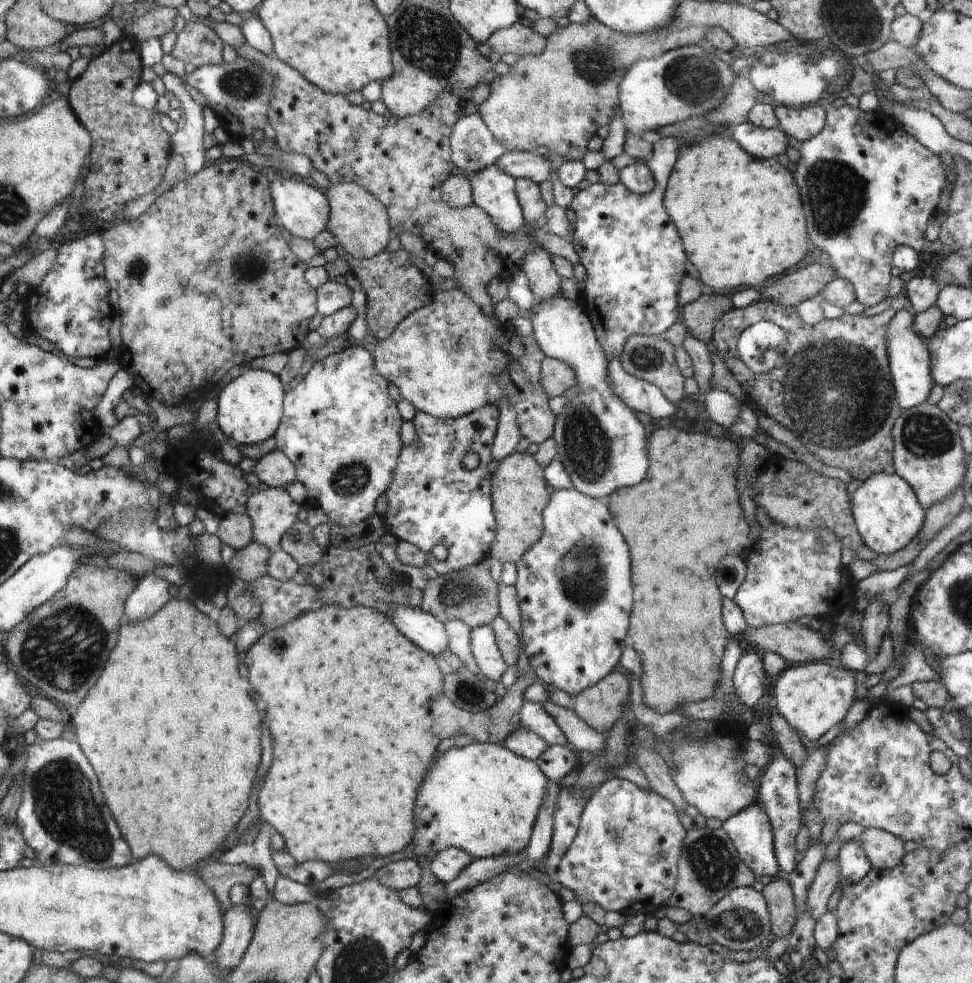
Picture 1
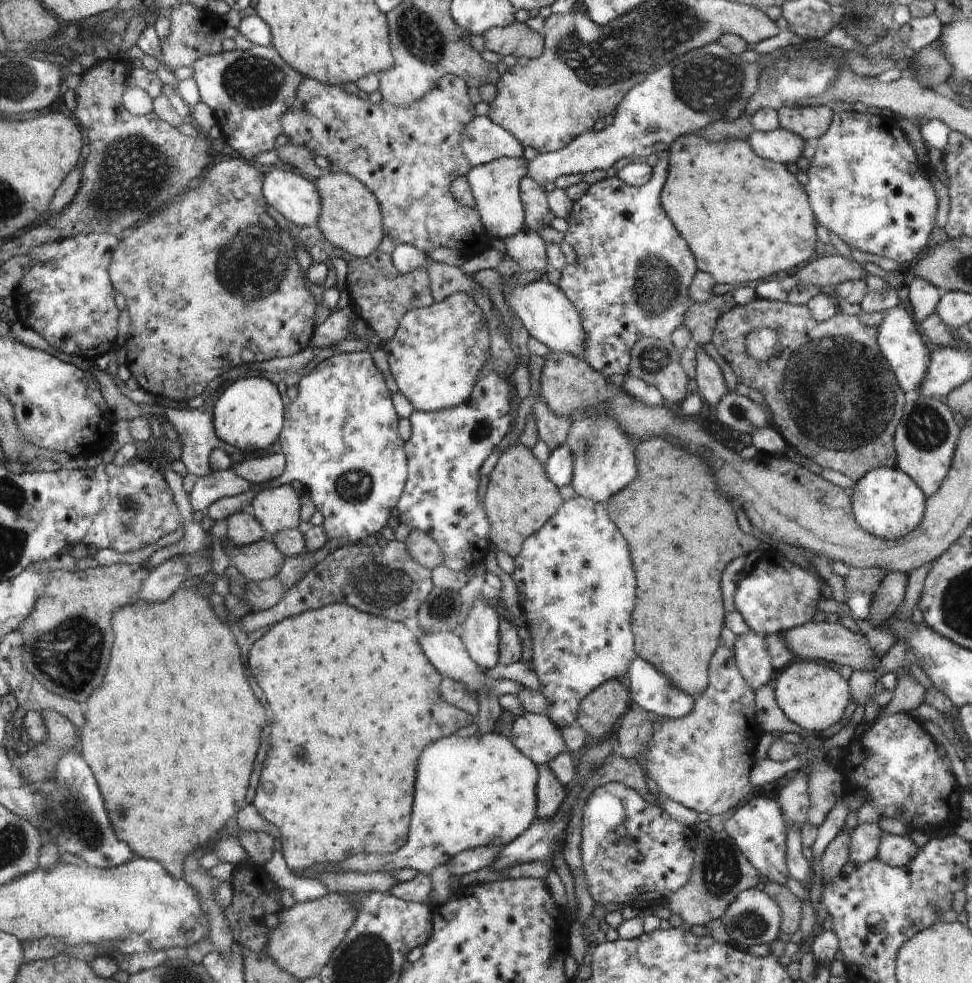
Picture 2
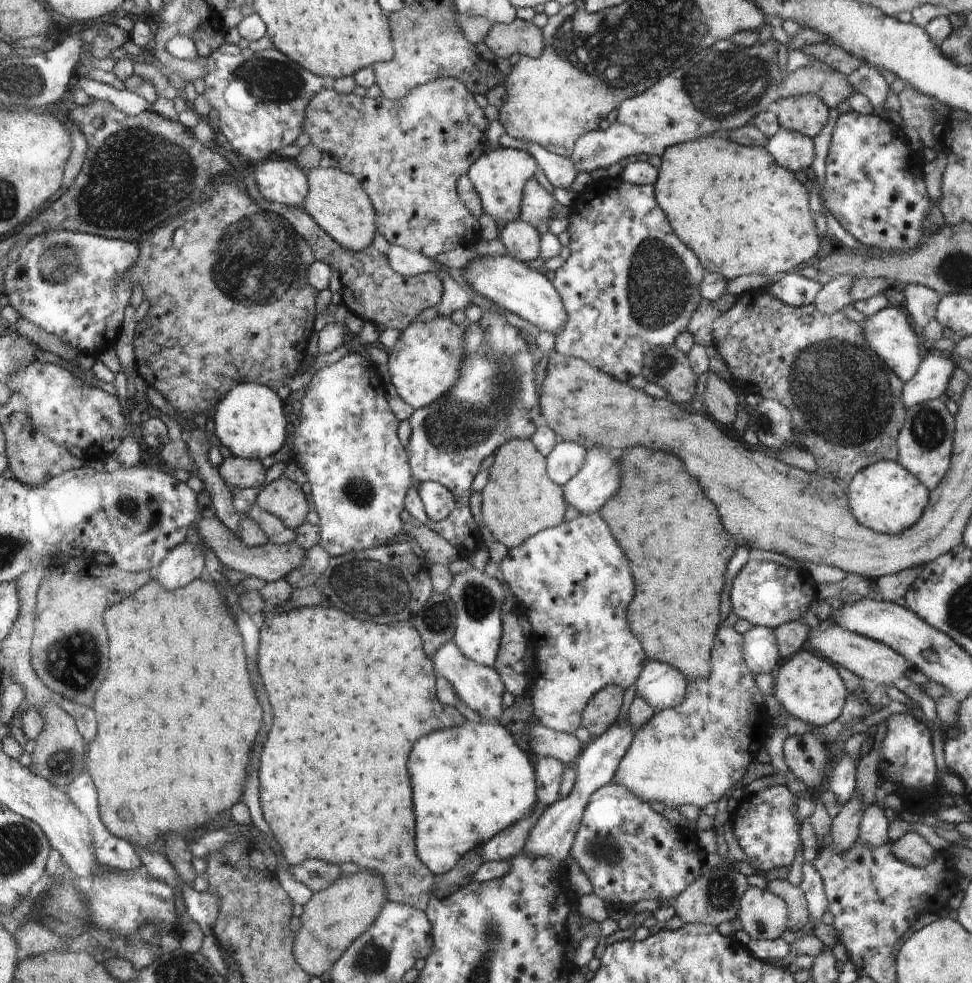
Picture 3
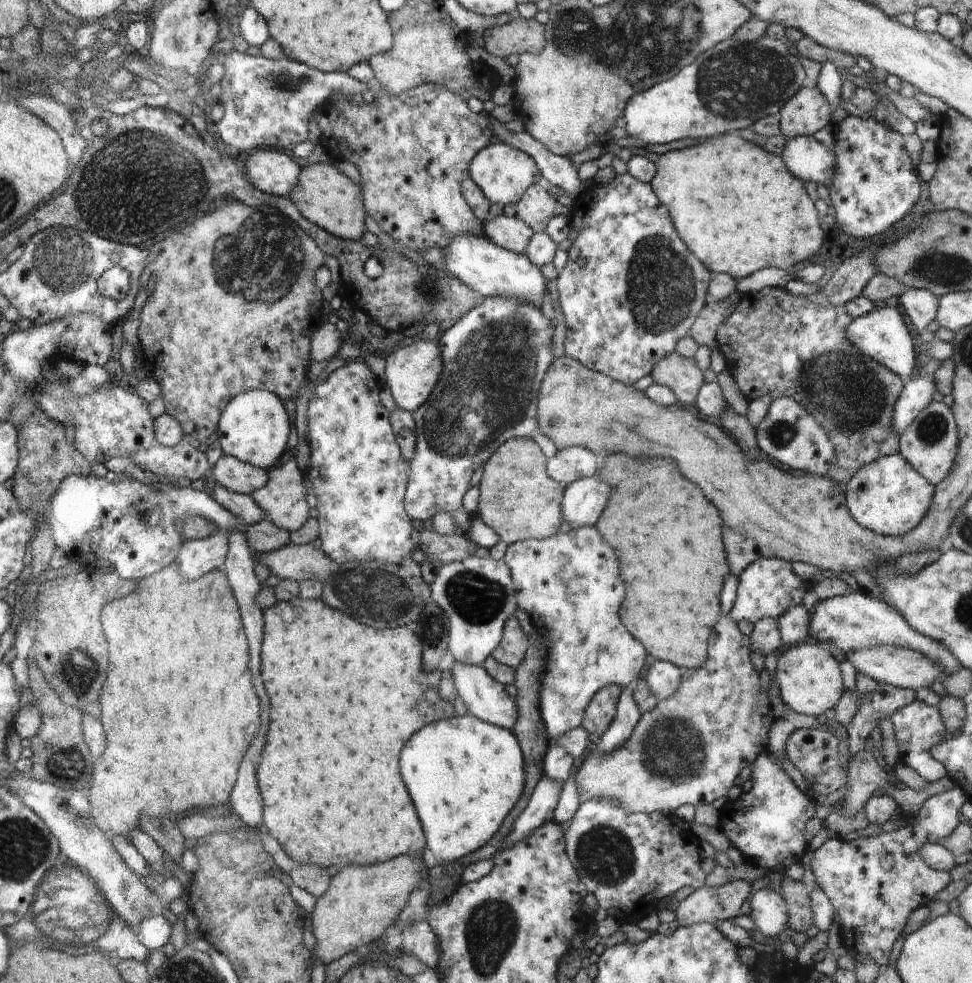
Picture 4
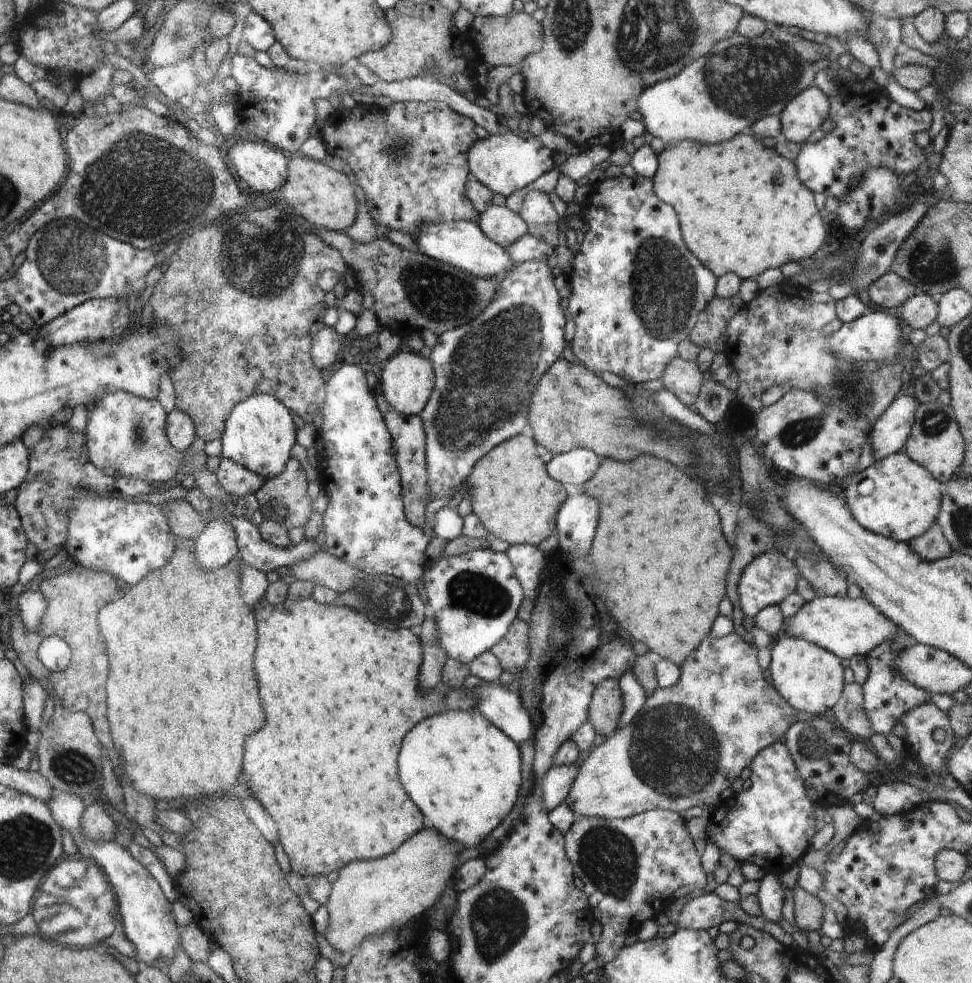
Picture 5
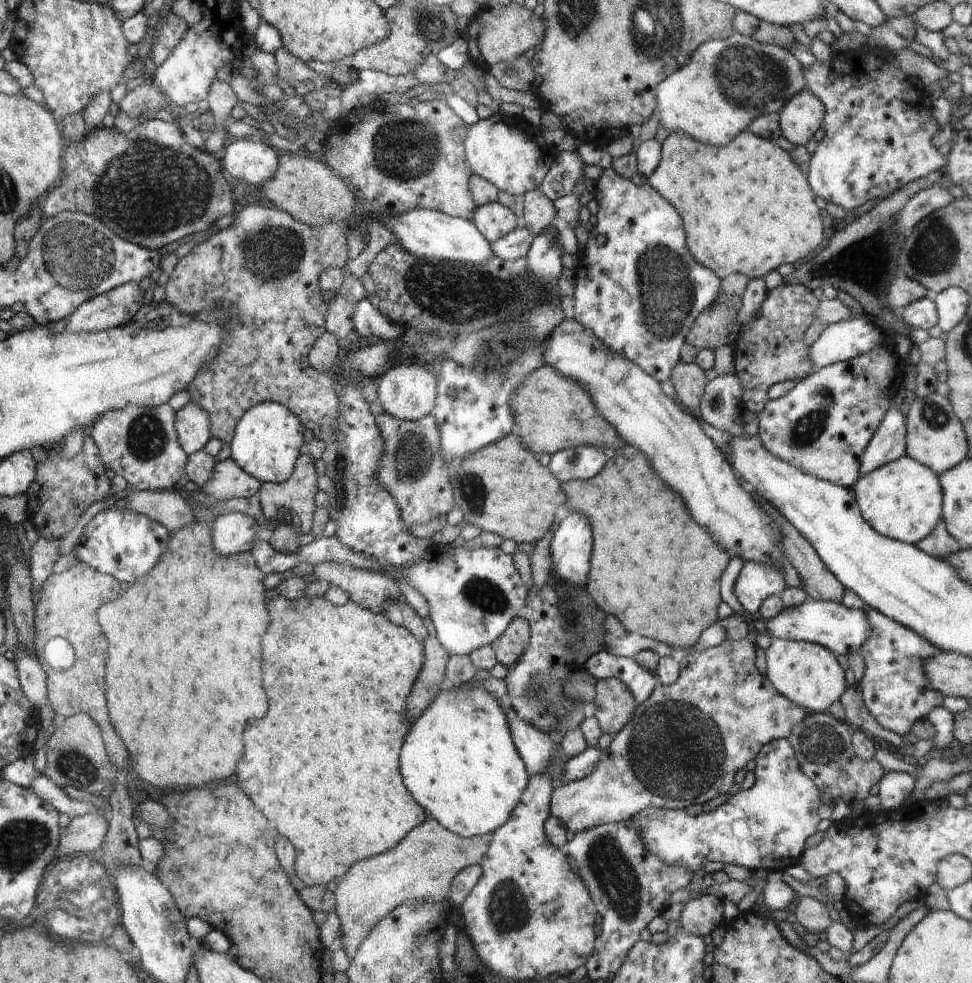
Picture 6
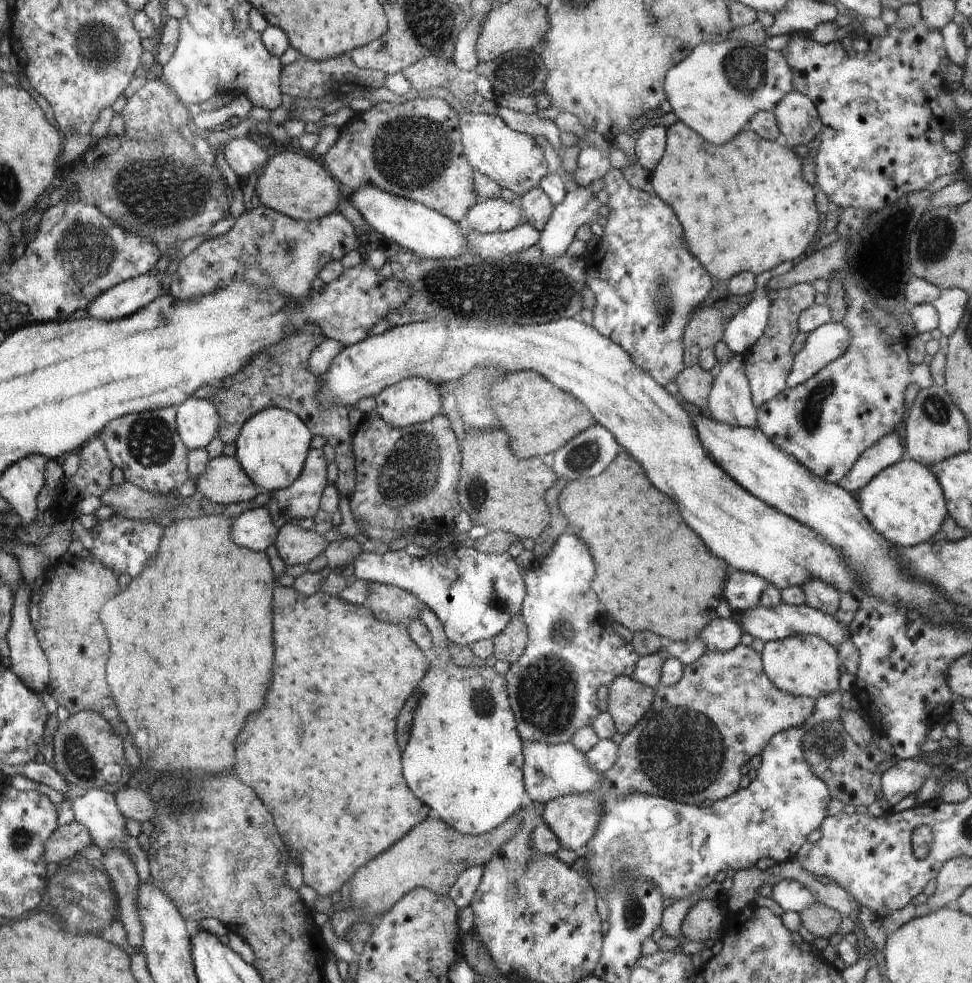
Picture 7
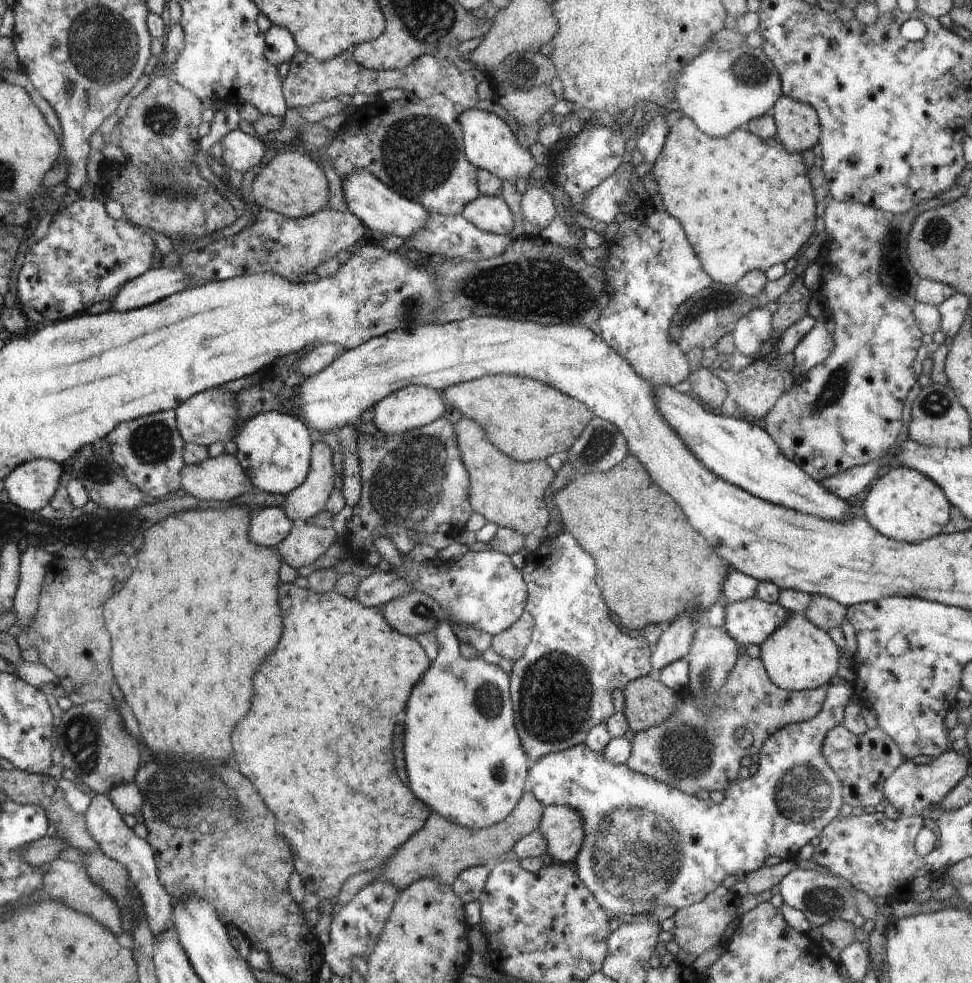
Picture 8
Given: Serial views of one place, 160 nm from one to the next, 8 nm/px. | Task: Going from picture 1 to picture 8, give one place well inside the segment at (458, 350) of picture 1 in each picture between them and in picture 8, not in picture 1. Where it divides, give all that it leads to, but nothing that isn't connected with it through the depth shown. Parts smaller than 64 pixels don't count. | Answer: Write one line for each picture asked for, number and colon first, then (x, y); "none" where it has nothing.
2: (437, 356)
3: (425, 364)
4: (413, 368)
5: (407, 378)
6: (407, 392)
7: (410, 402)
8: (413, 407)

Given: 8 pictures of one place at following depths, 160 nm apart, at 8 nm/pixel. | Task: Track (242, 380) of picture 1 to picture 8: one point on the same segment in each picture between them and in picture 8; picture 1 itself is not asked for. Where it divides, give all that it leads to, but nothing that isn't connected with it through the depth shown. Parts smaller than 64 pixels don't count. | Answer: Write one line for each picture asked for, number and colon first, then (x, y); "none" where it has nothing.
2: (249, 414)
3: (250, 423)
4: (254, 427)
5: (259, 434)
6: (267, 441)
7: (273, 444)
8: (274, 448)

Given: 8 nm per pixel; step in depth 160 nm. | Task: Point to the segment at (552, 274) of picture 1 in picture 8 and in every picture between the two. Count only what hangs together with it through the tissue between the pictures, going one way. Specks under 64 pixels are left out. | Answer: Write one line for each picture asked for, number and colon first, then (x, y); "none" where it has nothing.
2: (526, 247)
3: (522, 242)
4: (513, 233)
5: (505, 227)
6: (493, 220)
7: (489, 215)
8: (491, 214)

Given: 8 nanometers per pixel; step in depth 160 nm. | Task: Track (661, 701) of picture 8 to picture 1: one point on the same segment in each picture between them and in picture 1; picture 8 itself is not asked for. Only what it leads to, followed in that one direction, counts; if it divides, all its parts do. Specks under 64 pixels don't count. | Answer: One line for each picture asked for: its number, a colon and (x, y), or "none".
1: (601, 705)
2: (600, 710)
3: (601, 712)
4: (601, 712)
5: (607, 705)
6: (613, 706)
7: (629, 700)

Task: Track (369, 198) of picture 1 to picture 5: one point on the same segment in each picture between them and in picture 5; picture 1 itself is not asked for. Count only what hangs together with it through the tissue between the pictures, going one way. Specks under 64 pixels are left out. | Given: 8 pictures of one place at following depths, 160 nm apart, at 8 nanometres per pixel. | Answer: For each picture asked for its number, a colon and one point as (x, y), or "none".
2: (351, 218)
3: (338, 203)
4: (324, 196)
5: (323, 198)

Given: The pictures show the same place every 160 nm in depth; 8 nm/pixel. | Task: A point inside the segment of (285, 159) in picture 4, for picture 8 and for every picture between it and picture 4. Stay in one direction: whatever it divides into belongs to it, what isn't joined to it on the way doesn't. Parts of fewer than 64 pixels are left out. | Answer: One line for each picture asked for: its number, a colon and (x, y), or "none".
5: (263, 168)
6: (246, 159)
7: (244, 157)
8: (241, 151)

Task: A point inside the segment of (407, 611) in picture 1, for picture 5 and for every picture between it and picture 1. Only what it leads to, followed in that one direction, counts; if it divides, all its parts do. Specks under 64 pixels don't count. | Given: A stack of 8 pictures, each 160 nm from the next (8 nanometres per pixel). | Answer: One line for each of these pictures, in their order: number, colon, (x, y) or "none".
2: (447, 651)
3: (480, 687)
4: (484, 697)
5: (501, 706)

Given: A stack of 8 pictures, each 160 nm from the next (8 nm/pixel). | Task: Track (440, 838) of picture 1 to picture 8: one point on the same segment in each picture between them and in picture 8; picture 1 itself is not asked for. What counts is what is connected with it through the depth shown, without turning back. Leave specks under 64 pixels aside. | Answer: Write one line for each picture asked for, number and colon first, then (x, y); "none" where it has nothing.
2: (479, 791)
3: (471, 782)
4: (466, 775)
5: (464, 773)
6: (460, 761)
7: (466, 758)
8: (463, 756)

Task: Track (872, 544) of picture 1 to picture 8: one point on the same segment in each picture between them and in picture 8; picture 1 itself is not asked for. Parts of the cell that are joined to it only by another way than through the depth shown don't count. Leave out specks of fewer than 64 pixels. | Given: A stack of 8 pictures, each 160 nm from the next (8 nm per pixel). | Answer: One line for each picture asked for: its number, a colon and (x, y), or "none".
2: (886, 502)
3: (884, 497)
4: (889, 496)
5: (896, 497)
6: (902, 500)
7: (904, 503)
8: (903, 504)

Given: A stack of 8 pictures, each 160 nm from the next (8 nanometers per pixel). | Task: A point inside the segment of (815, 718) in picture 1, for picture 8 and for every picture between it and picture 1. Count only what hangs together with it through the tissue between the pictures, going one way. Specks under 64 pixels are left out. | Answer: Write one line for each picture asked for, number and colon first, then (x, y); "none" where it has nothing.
2: (814, 695)
3: (808, 686)
4: (809, 678)
5: (810, 678)
6: (809, 675)
7: (806, 666)
8: (798, 656)

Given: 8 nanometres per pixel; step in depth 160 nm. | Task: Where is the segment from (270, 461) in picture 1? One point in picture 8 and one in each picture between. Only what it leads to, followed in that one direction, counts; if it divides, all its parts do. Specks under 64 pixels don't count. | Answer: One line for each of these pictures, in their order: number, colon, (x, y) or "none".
2: (256, 470)
3: (242, 473)
4: (240, 477)
5: (235, 479)
6: (229, 480)
7: (225, 481)
8: (218, 479)

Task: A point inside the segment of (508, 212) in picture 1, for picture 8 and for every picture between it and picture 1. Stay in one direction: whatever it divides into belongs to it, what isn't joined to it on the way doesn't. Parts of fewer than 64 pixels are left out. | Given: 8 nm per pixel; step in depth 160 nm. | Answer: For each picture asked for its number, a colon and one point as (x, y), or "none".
2: (495, 185)
3: (499, 176)
4: (503, 172)
5: (505, 162)
6: (509, 153)
7: (512, 159)
8: (489, 143)

